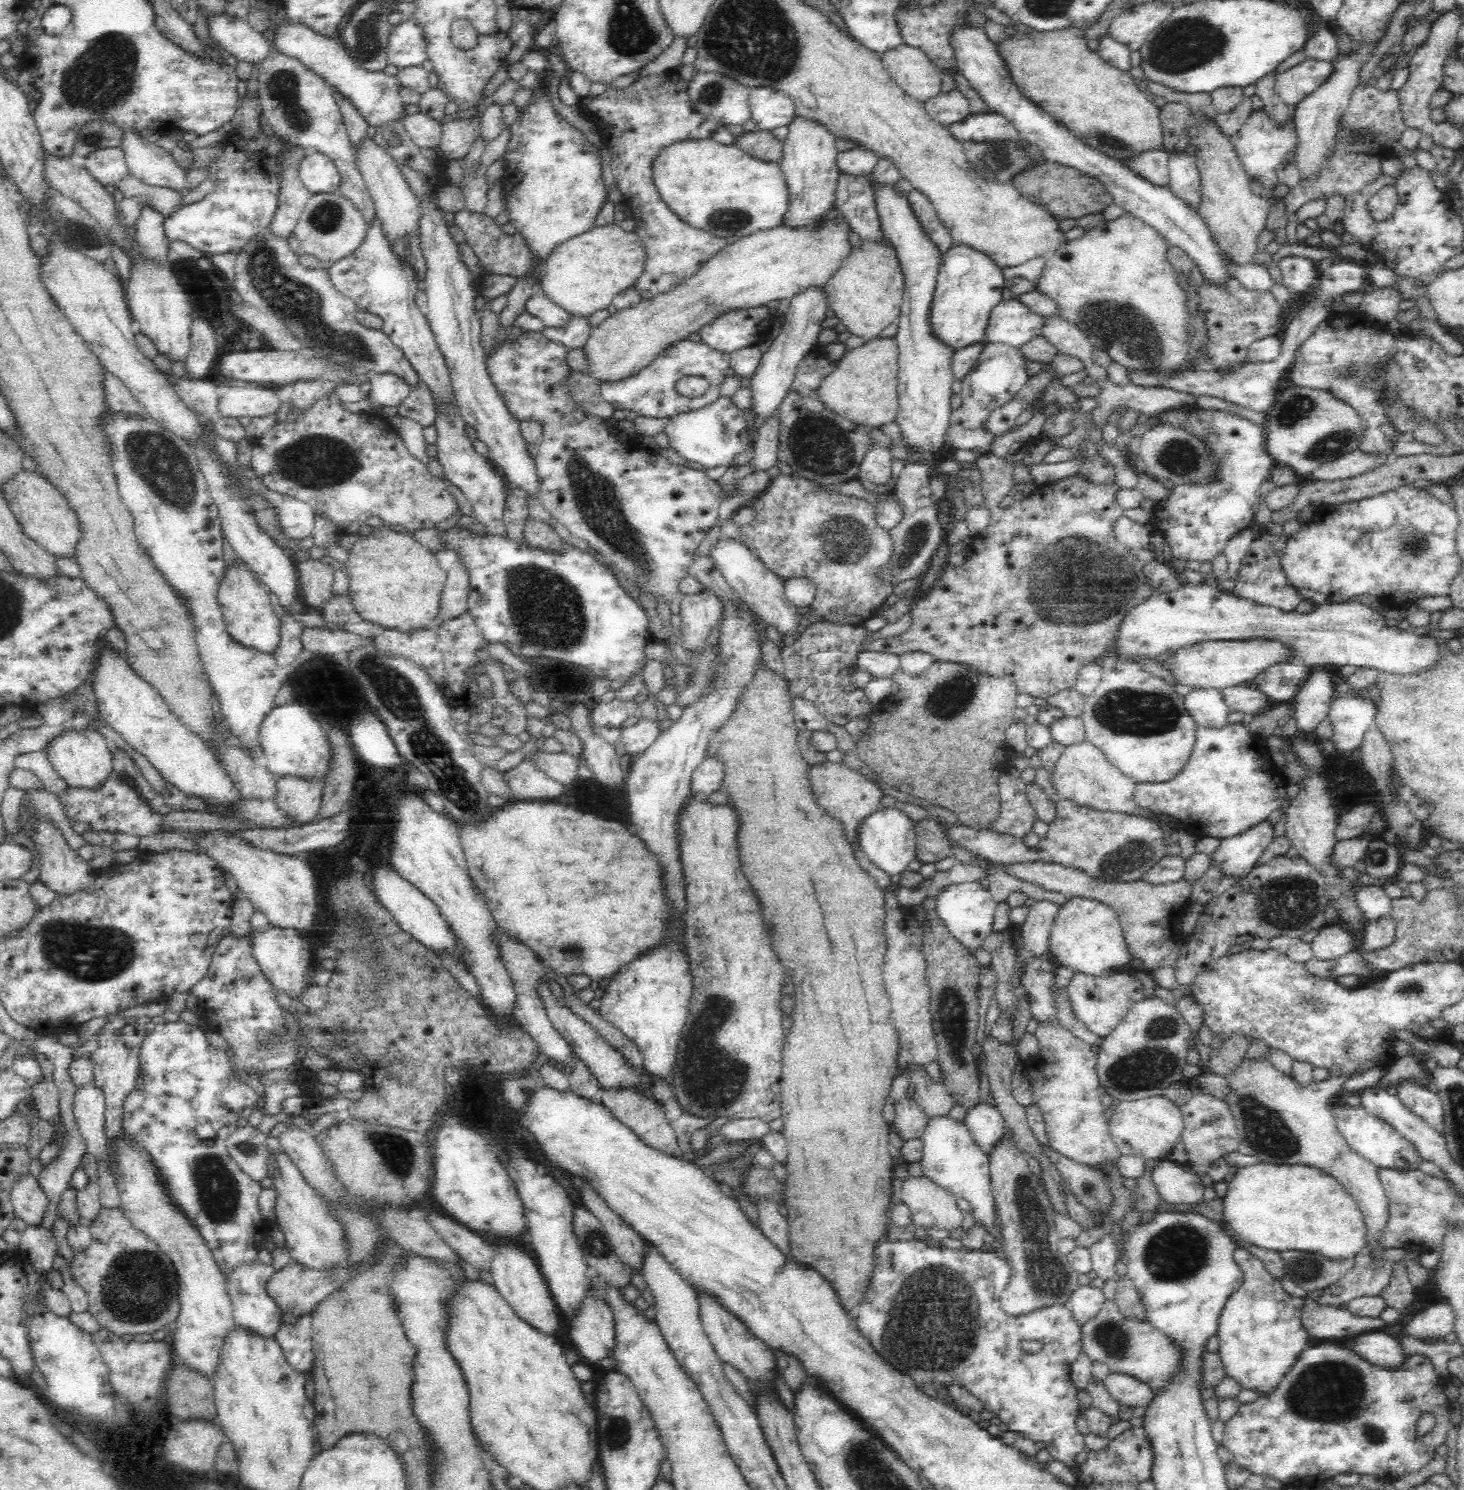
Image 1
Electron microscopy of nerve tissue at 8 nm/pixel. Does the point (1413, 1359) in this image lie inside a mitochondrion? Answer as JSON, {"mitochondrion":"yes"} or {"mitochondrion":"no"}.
{"mitochondrion":"no"}

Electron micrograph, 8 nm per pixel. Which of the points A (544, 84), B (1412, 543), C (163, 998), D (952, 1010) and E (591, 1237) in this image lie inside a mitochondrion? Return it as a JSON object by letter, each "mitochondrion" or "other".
{"A":"other","B":"mitochondrion","C":"other","D":"mitochondrion","E":"mitochondrion"}

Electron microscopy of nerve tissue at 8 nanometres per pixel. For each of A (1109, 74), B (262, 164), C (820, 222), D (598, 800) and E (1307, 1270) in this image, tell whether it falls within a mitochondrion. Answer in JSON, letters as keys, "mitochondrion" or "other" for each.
{"A":"other","B":"other","C":"other","D":"mitochondrion","E":"mitochondrion"}

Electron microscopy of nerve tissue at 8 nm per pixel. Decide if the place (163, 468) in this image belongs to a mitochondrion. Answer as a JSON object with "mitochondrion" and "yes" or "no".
{"mitochondrion":"yes"}

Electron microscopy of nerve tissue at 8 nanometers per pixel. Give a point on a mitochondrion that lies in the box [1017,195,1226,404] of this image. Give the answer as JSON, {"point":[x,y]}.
{"point":[1124,324]}

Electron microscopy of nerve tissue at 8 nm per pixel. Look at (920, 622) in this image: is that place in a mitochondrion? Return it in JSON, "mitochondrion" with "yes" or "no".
{"mitochondrion":"no"}

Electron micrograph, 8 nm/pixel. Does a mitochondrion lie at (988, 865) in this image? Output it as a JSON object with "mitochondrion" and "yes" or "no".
{"mitochondrion":"no"}

